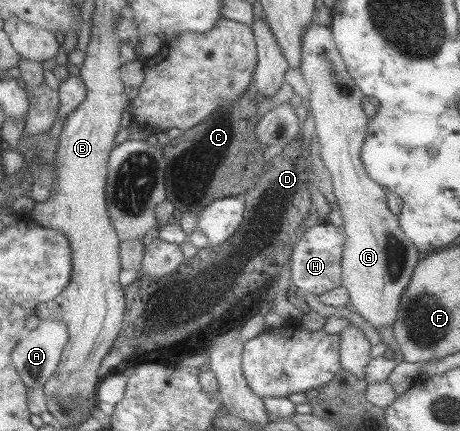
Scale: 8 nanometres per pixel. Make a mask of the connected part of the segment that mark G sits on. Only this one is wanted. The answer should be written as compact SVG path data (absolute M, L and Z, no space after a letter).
M317 19L311 20L307 30L301 36L302 64L300 72L310 89L310 110L316 126L316 137L320 144L321 160L331 174L336 202L341 209L344 232L347 236L343 247L342 285L349 291L350 304L356 308L369 324L378 331L381 328L392 327L397 320L397 310L401 296L413 276L414 268L419 262L419 250L413 241L403 232L400 220L389 209L386 189L374 182L365 165L361 161L361 146L367 138L367 124L369 118L363 109L363 98L366 95L356 86L355 80L349 75L347 65L334 42L332 30L329 26L319 25Z

